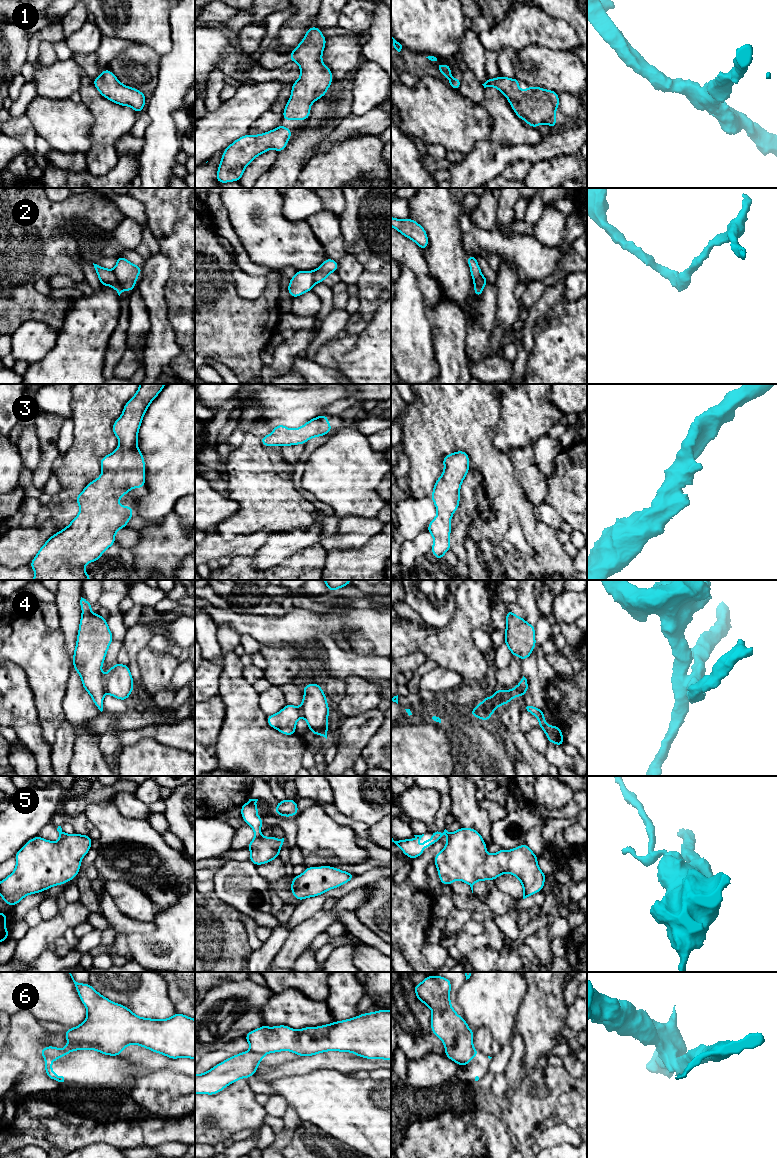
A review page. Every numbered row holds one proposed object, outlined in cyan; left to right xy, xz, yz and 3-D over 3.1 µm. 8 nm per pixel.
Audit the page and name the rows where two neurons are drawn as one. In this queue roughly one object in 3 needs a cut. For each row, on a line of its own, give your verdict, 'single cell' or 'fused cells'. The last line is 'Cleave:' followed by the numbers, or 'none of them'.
1: single cell
2: fused cells
3: single cell
4: fused cells
5: fused cells
6: fused cells
Cleave: 2, 4, 5, 6

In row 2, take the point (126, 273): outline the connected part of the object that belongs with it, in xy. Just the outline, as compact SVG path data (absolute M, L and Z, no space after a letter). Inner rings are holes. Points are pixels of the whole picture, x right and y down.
M119 256L117 257L117 263L113 271L123 290L131 292L134 289L136 280L142 270L142 267L136 266L127 259Z

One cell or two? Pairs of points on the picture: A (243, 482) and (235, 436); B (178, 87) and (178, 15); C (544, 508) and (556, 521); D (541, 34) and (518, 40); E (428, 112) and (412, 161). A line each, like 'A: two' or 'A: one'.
A: two
B: one
C: one
D: one
E: two

